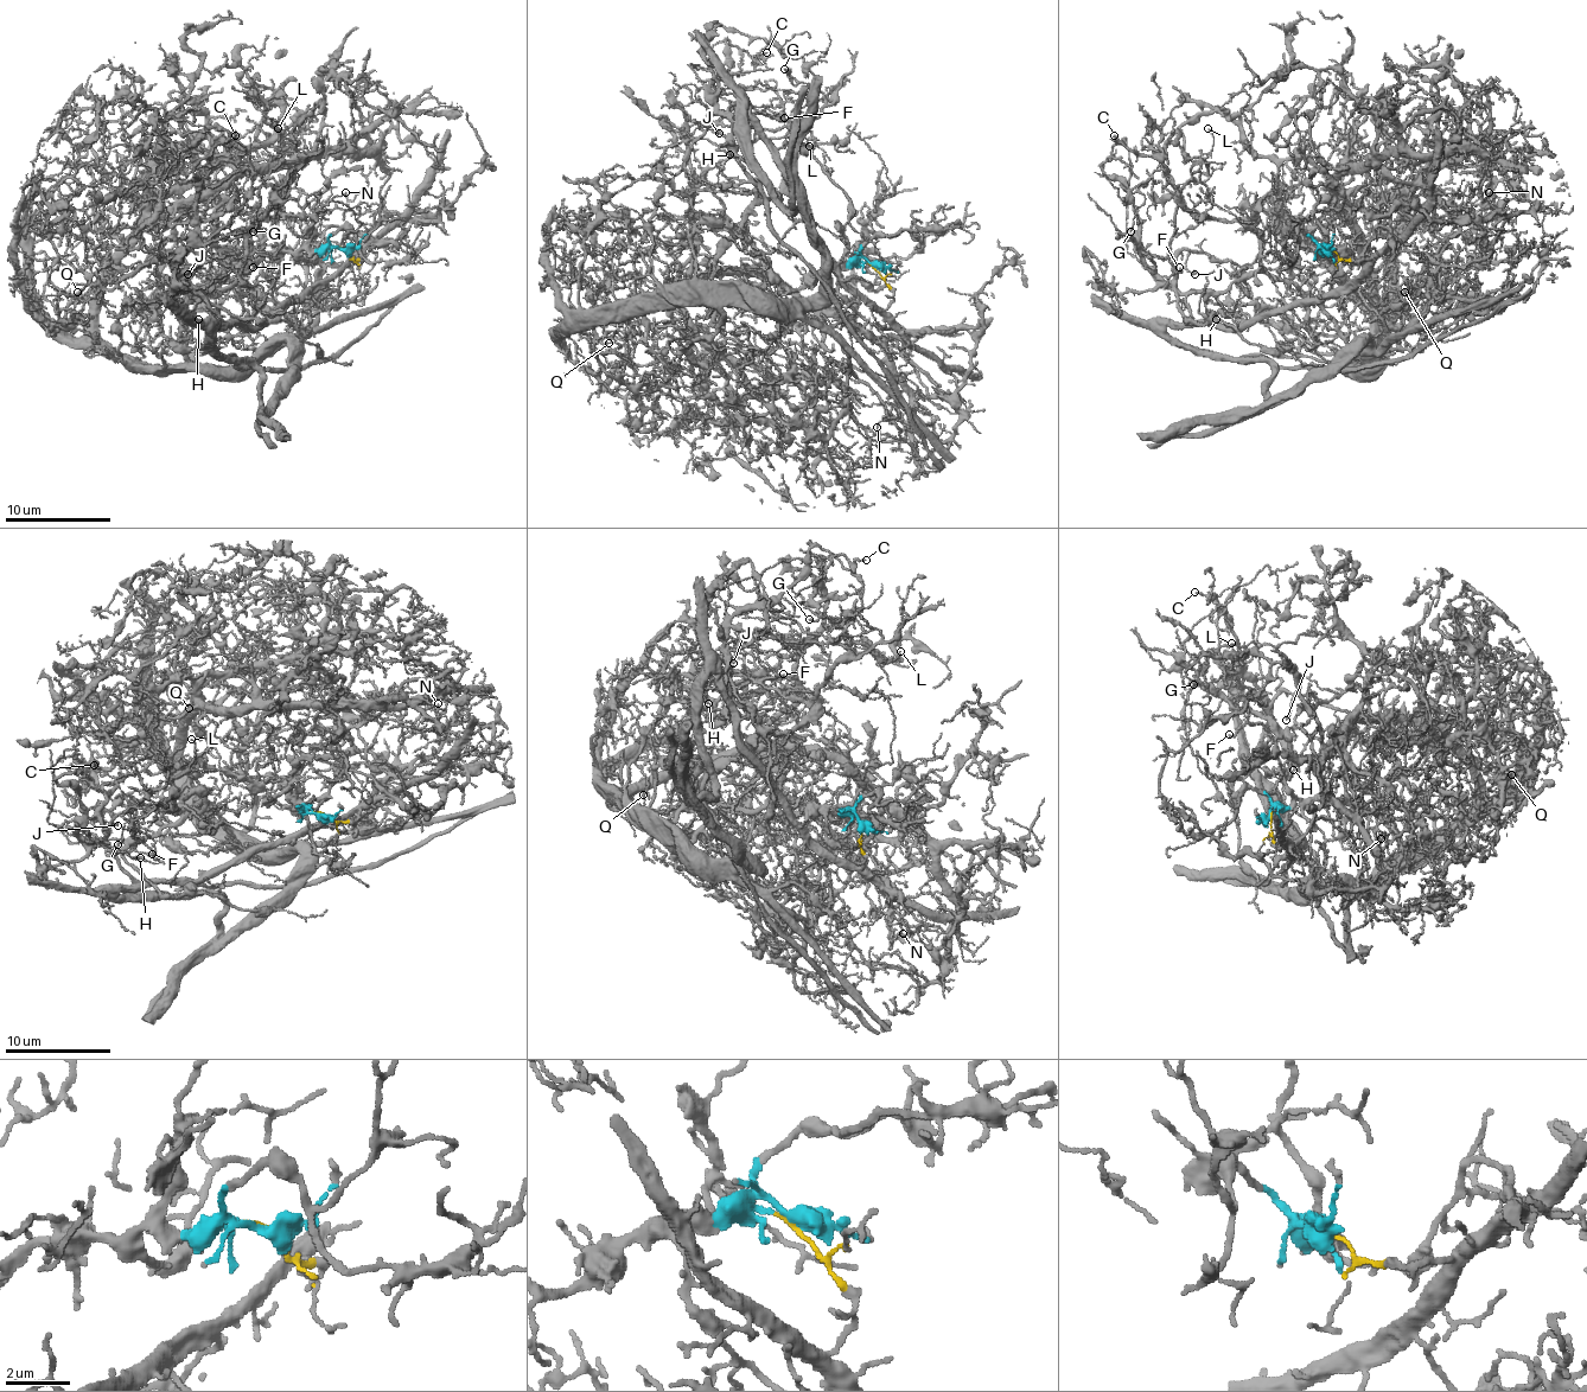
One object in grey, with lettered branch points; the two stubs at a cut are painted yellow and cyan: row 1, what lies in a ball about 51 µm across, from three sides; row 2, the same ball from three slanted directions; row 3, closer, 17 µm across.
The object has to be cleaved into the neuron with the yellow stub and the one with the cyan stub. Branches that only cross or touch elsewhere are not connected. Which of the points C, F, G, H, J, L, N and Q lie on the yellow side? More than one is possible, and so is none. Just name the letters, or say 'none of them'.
C, F, G, H, J, L

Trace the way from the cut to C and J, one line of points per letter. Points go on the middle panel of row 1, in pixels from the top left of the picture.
C: (873, 267), (892, 293), (884, 308), (842, 280), (794, 179), (709, 87), (727, 70), (725, 42), (767, 52)
J: (873, 267), (892, 293), (884, 308), (842, 280), (810, 205), (759, 134), (722, 113), (701, 123), (720, 134)

